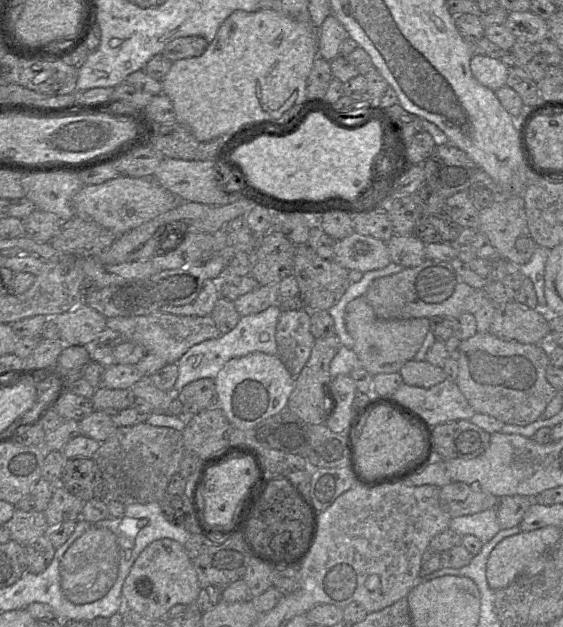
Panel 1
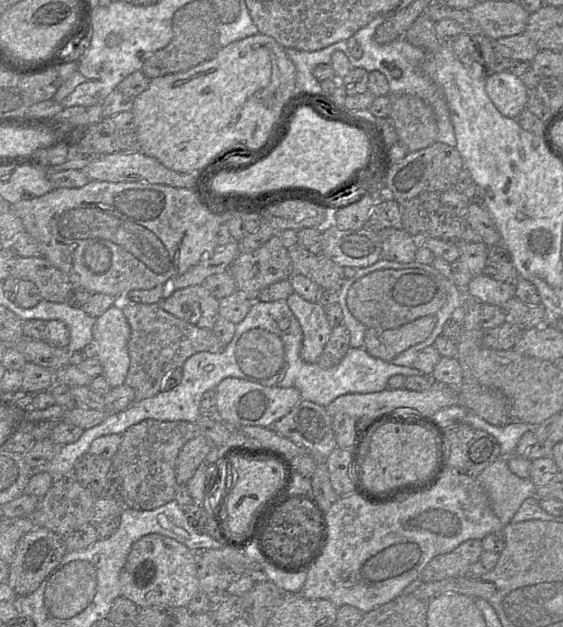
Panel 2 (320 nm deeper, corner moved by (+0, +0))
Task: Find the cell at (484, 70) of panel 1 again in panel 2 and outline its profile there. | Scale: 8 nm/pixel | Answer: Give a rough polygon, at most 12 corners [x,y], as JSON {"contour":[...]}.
{"contour":[[509,71],[487,73],[489,98],[502,115],[517,119],[528,88]]}

